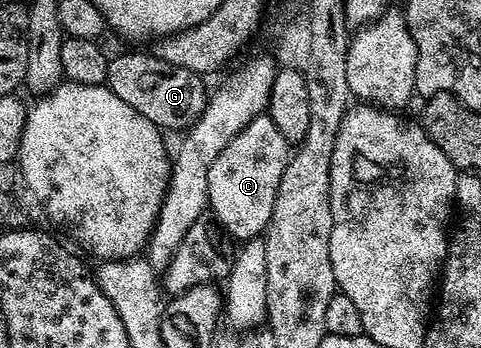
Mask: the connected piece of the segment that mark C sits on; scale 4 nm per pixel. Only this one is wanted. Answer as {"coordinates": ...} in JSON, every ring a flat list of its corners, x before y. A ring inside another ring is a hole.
{"coordinates":[[264,113,249,121,249,125,221,149,221,157,217,157,209,169,207,201,210,214,215,214,214,222,238,241,260,238,271,219,277,185,281,185,281,173,285,173,288,158,289,145,270,117]]}

